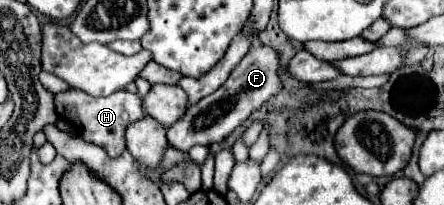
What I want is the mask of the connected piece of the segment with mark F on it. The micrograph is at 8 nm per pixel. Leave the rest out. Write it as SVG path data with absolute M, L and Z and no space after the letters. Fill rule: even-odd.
M255 39L249 53L231 71L229 79L209 97L203 97L197 105L187 109L187 113L167 129L169 143L181 151L189 151L193 145L211 145L223 141L251 113L261 109L261 105L267 99L275 97L281 89L283 83L279 79L279 53L273 47L263 45L259 39Z

